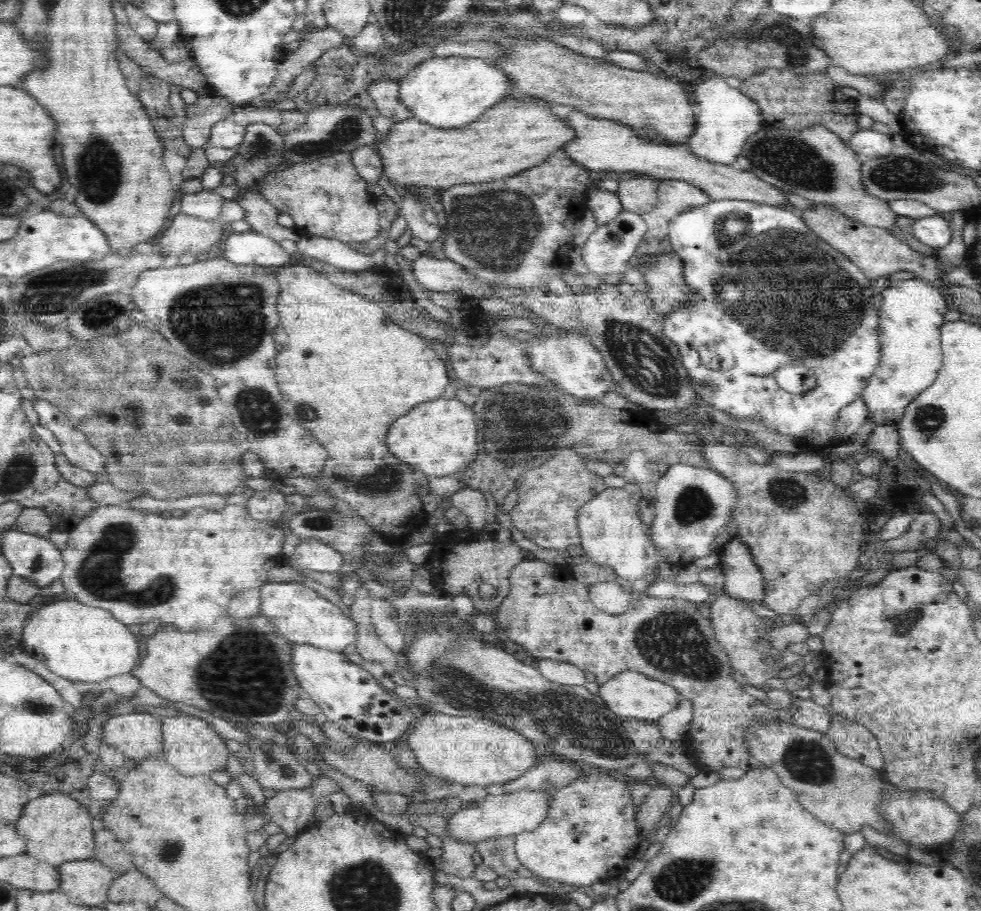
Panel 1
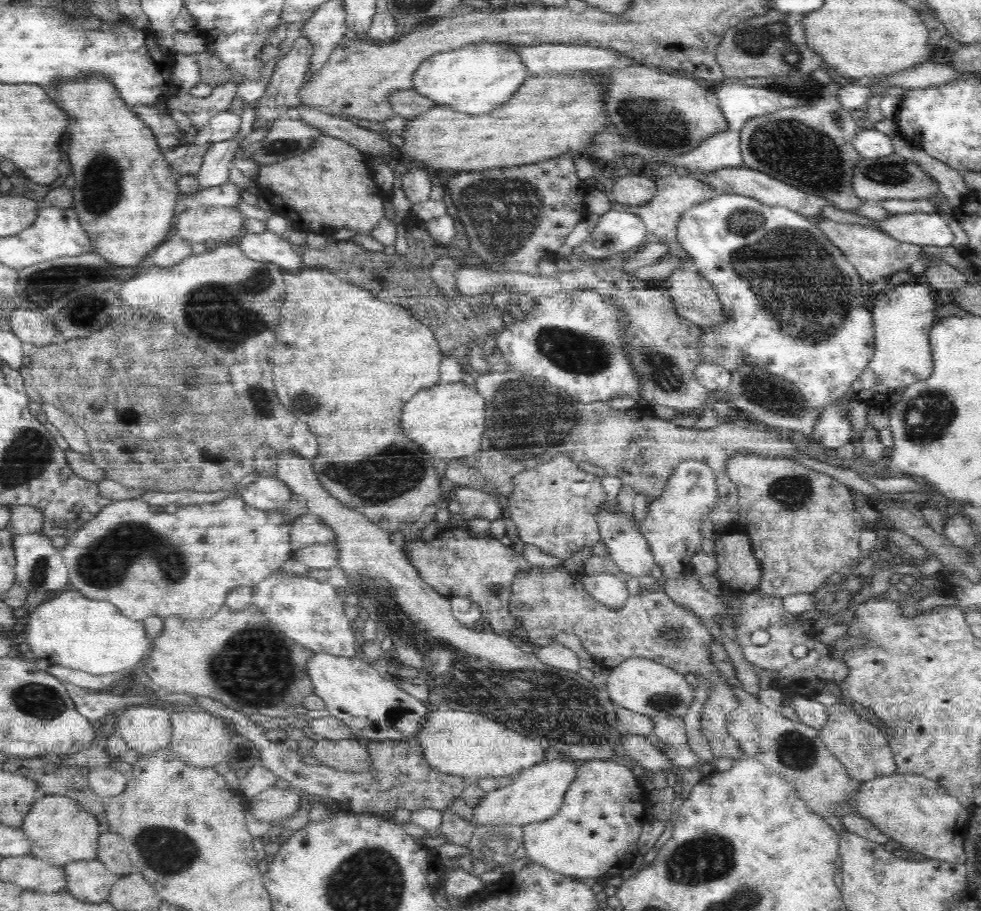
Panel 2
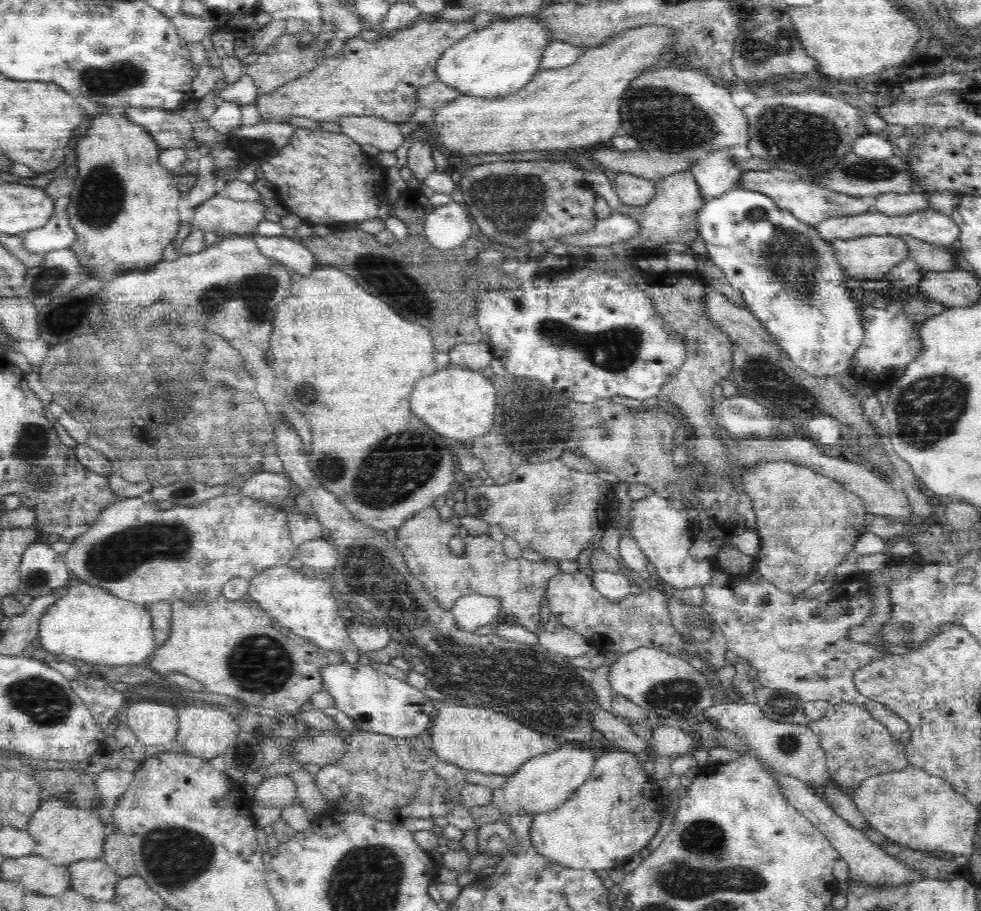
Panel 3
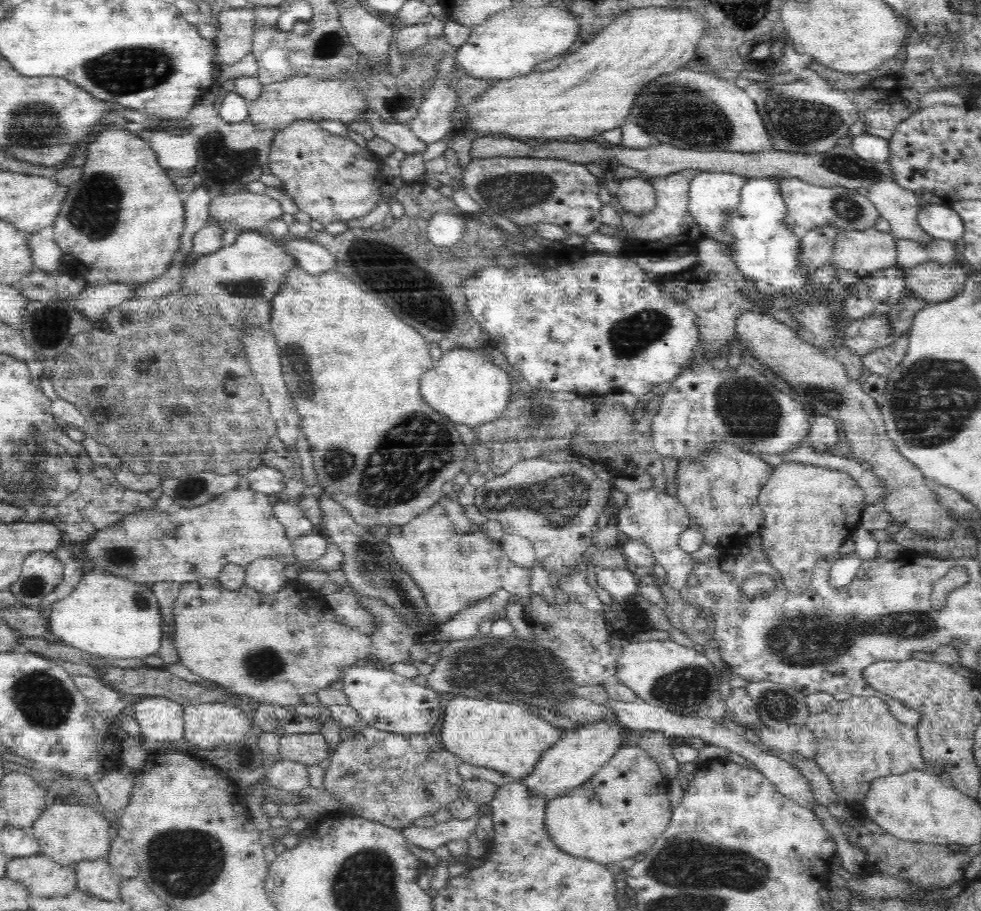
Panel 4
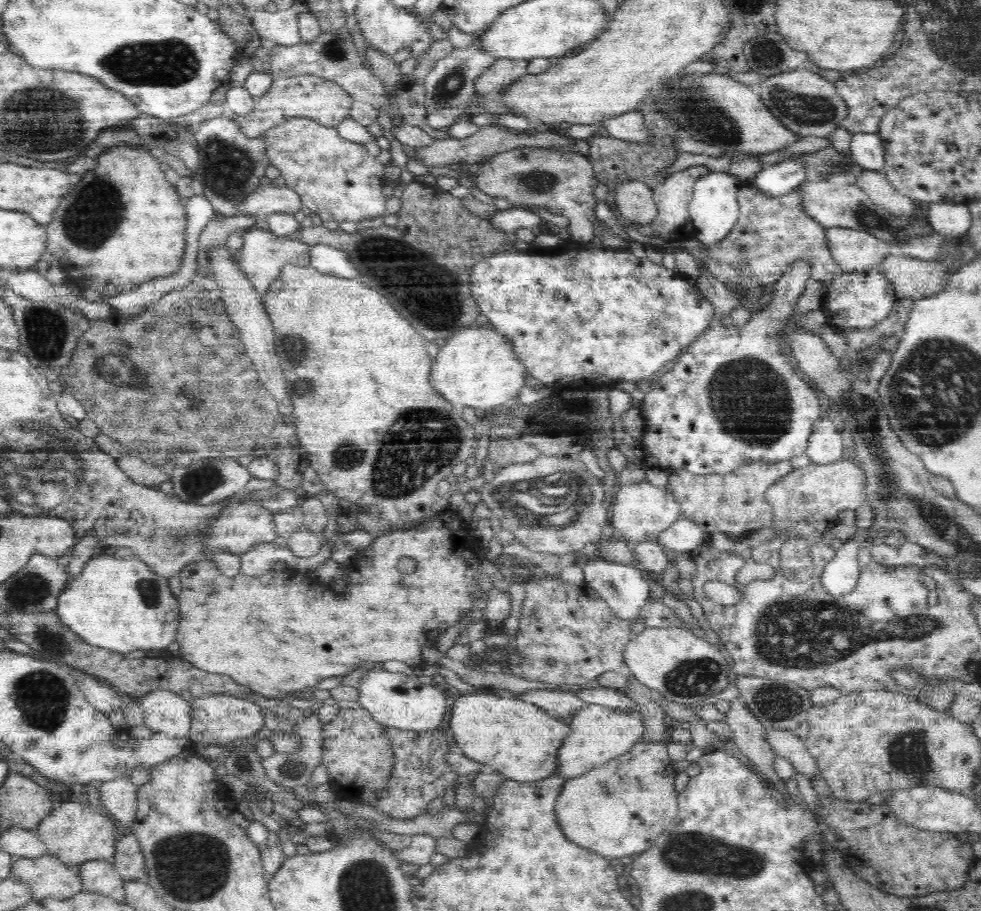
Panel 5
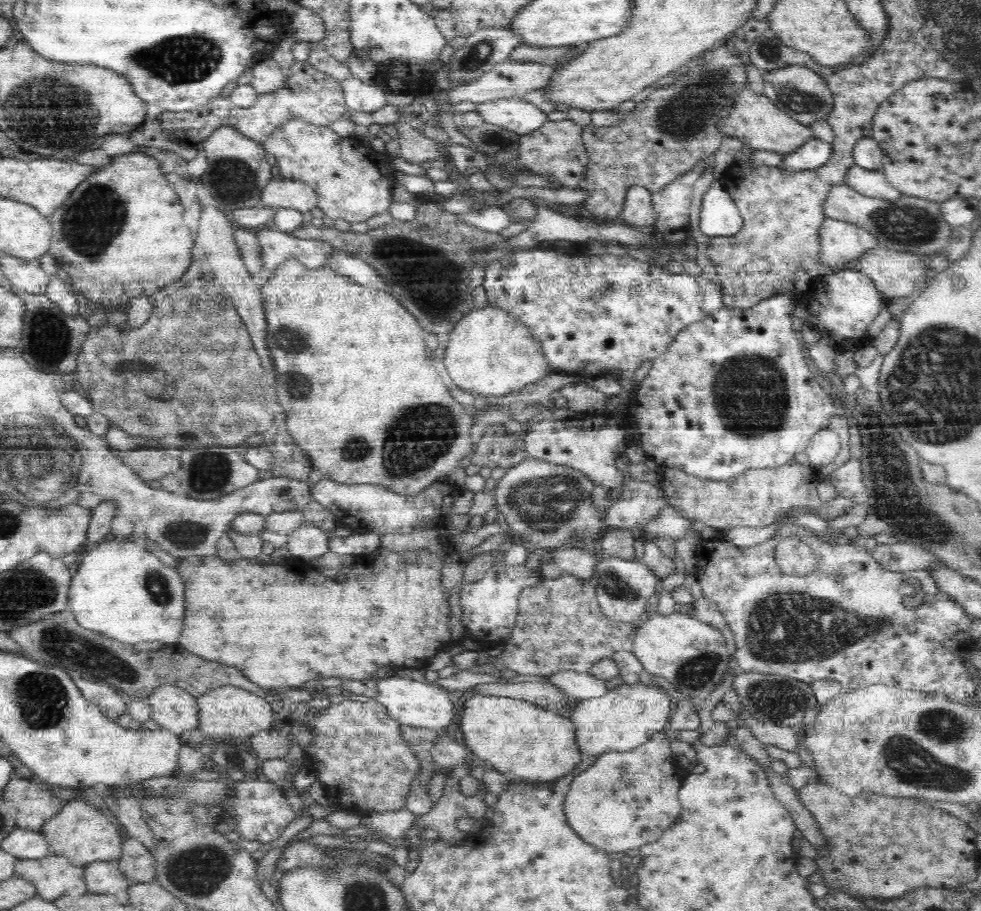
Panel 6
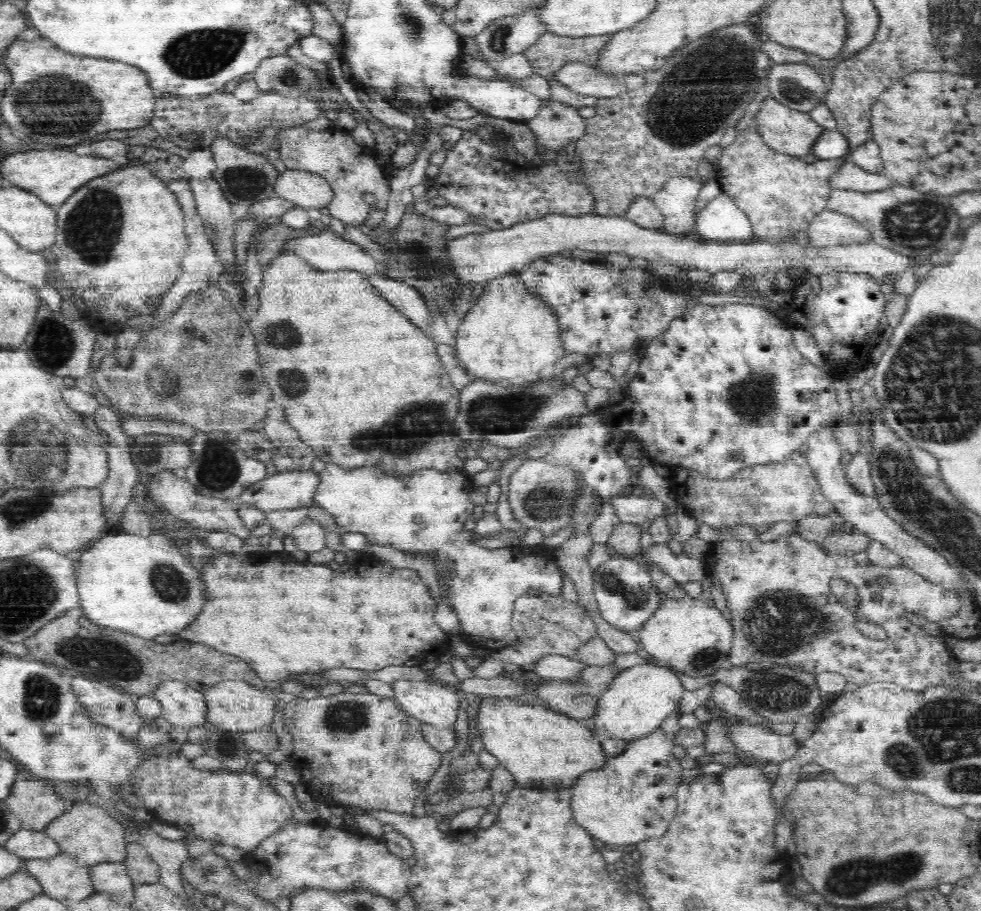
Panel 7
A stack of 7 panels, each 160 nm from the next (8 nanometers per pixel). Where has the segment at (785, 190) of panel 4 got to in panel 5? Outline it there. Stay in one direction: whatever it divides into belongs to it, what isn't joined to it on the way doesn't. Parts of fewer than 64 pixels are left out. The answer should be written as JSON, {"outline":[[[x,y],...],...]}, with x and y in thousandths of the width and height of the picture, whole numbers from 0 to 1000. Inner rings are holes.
{"outline":[[[858,196],[822,198],[815,201],[810,209],[814,211],[817,225],[822,237],[837,246],[840,251],[870,250],[903,263],[910,270],[915,265],[954,256],[945,244],[943,233],[938,227],[932,233],[932,237],[911,237],[903,233],[899,226],[889,222],[889,218],[875,203],[865,202]]]}

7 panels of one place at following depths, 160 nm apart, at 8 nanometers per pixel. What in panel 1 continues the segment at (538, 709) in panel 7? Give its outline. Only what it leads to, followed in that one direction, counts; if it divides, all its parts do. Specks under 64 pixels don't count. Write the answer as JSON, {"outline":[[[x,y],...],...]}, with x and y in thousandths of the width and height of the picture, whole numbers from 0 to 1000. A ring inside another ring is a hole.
{"outline":[[[429,780],[417,807],[413,821],[422,825],[425,839],[432,847],[472,863],[514,861],[531,854],[547,839],[547,817],[499,790],[463,788],[448,782]]]}

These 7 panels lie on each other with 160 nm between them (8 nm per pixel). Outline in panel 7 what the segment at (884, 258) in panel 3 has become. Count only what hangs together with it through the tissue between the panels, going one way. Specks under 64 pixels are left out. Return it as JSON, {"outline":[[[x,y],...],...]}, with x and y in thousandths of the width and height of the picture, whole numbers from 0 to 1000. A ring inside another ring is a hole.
{"outline":[[[840,231],[828,241],[822,259],[832,272],[852,268],[881,268],[889,263],[888,255],[867,237]]]}

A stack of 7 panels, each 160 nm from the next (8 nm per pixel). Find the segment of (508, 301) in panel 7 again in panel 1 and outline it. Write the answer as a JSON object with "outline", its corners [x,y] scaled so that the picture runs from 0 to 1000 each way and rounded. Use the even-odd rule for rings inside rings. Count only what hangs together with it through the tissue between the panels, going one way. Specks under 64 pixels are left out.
{"outline":[[[449,437],[425,445],[418,454],[406,459],[396,476],[396,494],[423,518],[433,523],[457,523],[469,519],[487,498],[487,467],[483,448],[473,445],[466,438]]]}

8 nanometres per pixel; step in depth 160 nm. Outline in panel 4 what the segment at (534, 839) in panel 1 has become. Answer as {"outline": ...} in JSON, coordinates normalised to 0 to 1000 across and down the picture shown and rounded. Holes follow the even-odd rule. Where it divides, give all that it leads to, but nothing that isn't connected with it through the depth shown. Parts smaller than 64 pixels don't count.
{"outline":[[[650,819],[632,821],[611,847],[576,874],[560,880],[556,894],[556,910],[561,922],[577,937],[598,942],[612,948],[624,951],[640,941],[652,941],[681,909],[685,886],[680,869],[683,856],[673,851],[669,835]]]}

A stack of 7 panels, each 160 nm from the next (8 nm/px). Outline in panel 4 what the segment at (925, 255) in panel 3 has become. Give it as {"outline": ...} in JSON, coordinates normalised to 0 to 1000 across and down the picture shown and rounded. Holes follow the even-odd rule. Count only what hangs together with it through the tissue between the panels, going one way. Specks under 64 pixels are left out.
{"outline":[[[904,198],[893,200],[882,212],[896,235],[906,244],[910,259],[938,268],[950,266],[951,259],[944,257],[935,243],[939,229],[934,212]]]}

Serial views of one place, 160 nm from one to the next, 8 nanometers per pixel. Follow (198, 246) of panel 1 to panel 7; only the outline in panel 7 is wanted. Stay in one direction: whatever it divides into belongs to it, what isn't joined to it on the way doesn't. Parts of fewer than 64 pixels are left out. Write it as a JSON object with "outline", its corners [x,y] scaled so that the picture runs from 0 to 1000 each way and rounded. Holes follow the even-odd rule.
{"outline":[[[290,188],[284,191],[279,209],[281,215],[313,231],[332,227],[339,216],[334,200],[317,188]]]}

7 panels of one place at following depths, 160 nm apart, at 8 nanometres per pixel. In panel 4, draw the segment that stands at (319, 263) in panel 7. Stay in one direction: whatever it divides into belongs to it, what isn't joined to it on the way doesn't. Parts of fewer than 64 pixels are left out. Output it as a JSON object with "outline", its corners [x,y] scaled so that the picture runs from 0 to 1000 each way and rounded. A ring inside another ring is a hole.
{"outline":[[[247,254],[239,268],[224,272],[222,277],[203,281],[202,285],[190,290],[186,299],[186,314],[198,318],[222,346],[249,366],[256,361],[274,361],[277,328],[294,308],[294,301],[302,293],[302,285],[292,279],[285,263],[269,254]]]}

